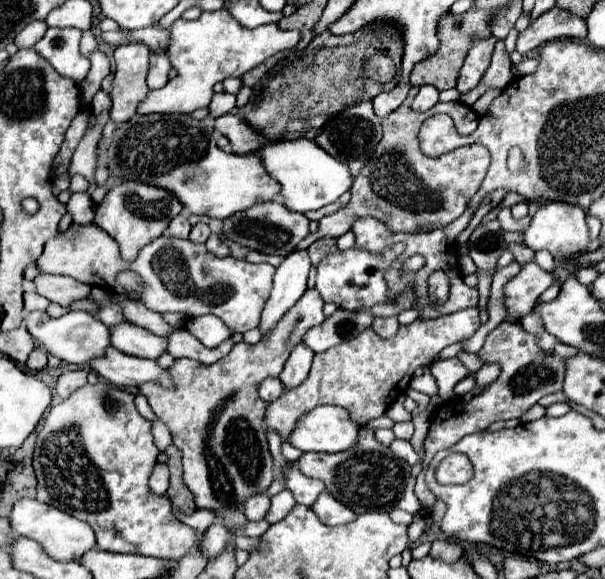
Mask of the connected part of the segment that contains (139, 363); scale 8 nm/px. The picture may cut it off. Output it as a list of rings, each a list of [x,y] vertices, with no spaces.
[[[109,347],[105,357],[93,359],[89,367],[115,387],[139,387],[141,383],[161,383],[165,389],[173,389],[173,379],[167,369],[159,367],[157,361],[125,355]]]

